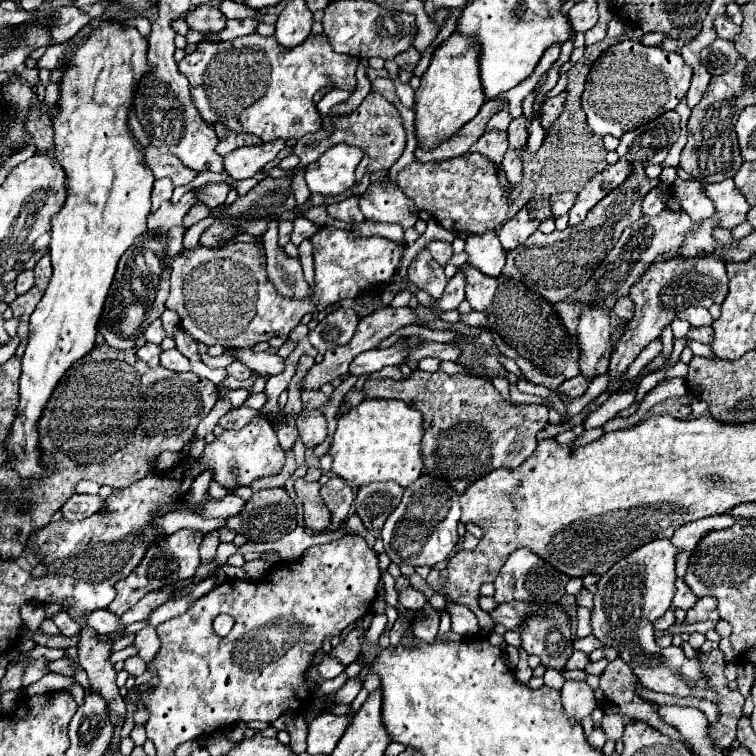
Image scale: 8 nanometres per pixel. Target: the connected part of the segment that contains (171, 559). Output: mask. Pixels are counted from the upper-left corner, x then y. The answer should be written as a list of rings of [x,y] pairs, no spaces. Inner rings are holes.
[[[182,528],[174,534],[168,536],[160,536],[156,542],[152,542],[144,554],[144,558],[140,560],[140,564],[130,572],[128,578],[118,580],[114,584],[116,588],[116,598],[114,602],[108,606],[108,610],[116,616],[122,616],[128,608],[132,608],[144,594],[162,588],[166,584],[174,584],[178,580],[188,580],[194,576],[200,558],[198,558],[198,550],[200,550],[200,542],[202,542],[202,532],[200,530],[190,530],[190,528]]]

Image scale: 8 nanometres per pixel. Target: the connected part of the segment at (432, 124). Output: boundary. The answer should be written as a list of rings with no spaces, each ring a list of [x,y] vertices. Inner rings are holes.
[[[454,32],[442,46],[434,50],[432,62],[422,76],[414,100],[414,132],[418,148],[434,150],[442,142],[450,140],[450,136],[458,134],[458,130],[468,124],[486,102],[482,84],[478,84],[478,44]]]

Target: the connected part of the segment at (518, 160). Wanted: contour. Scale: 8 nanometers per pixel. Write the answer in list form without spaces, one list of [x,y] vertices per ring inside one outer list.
[[[508,150],[504,154],[504,160],[502,160],[502,168],[506,170],[506,176],[508,176],[508,182],[512,186],[518,186],[520,184],[520,178],[522,178],[522,154],[520,150]]]

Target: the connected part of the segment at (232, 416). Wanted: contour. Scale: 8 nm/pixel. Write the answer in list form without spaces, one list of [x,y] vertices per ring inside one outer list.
[[[247,406],[233,408],[220,418],[218,424],[220,424],[224,430],[239,430],[246,426],[257,414],[259,414],[259,411],[257,412]]]

